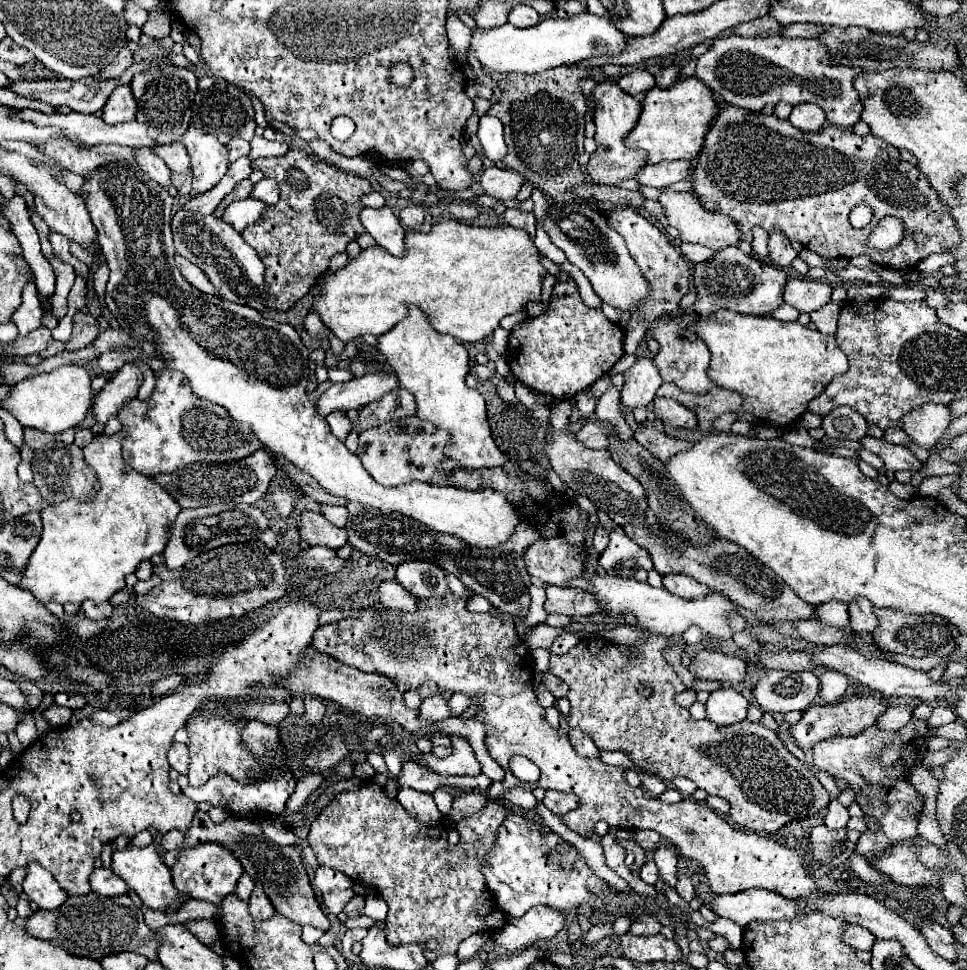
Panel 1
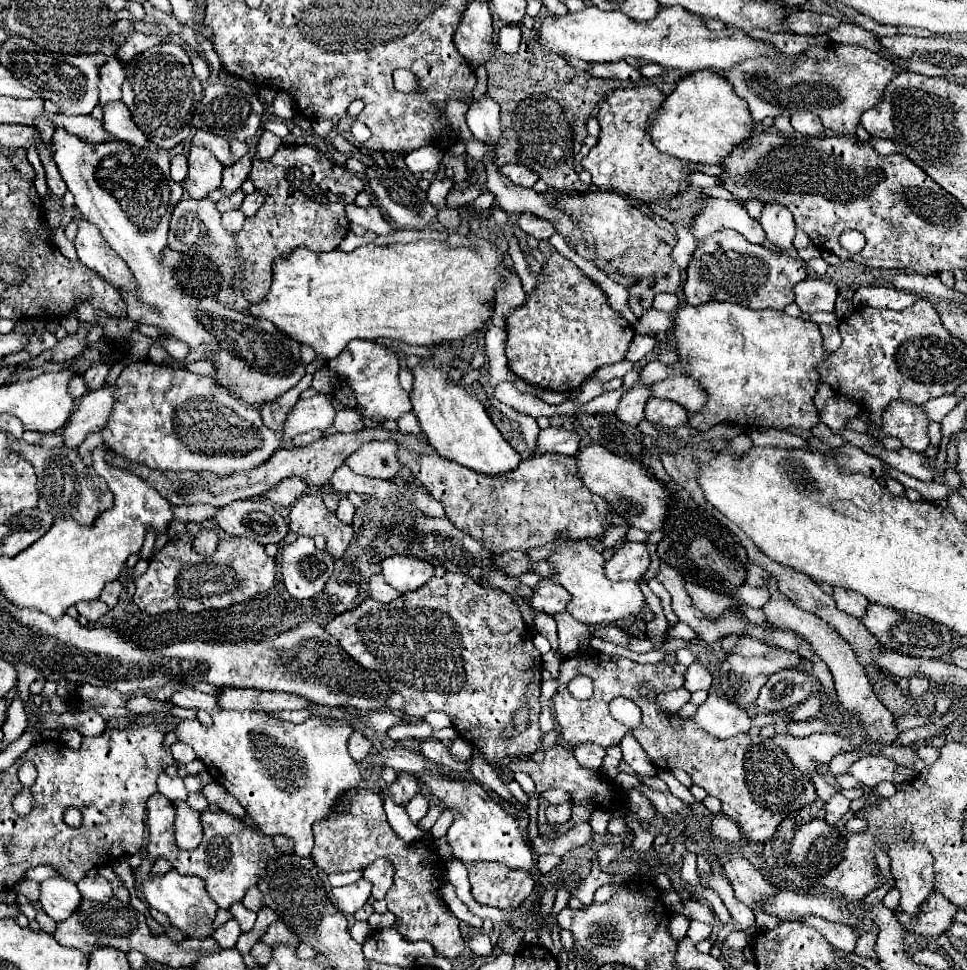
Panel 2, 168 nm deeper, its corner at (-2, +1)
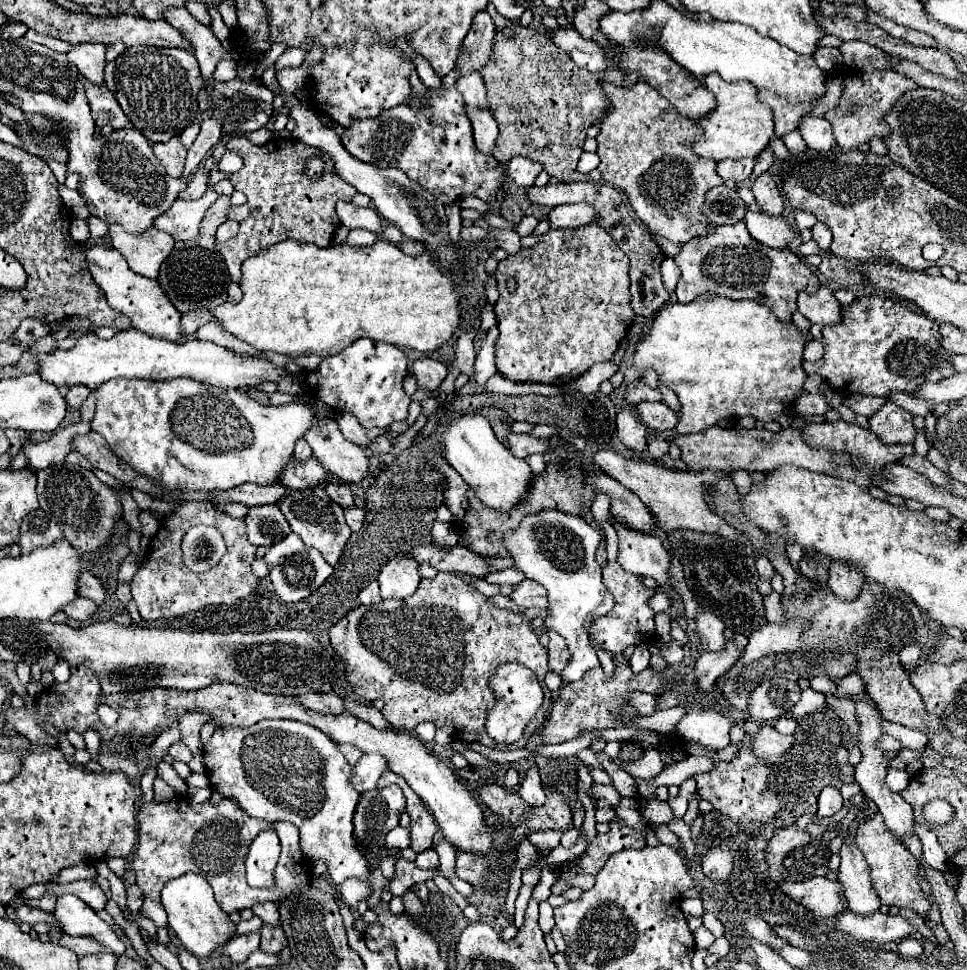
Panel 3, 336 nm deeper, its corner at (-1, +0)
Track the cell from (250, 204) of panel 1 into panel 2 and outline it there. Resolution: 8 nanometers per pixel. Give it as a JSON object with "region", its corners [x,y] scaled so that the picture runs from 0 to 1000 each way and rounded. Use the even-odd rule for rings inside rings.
{"region":[[[248,215],[234,218],[234,220],[230,220],[230,232],[234,234],[234,238],[246,240],[248,234],[250,234],[250,230],[252,230],[252,224],[254,224],[254,222],[252,222]]]}

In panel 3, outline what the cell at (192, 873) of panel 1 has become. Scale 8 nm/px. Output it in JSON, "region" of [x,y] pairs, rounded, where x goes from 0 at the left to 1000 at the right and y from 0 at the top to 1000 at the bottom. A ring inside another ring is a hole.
{"region":[[[191,819],[173,827],[154,827],[142,839],[142,874],[135,882],[135,897],[142,903],[142,913],[148,924],[166,932],[166,915],[171,909],[187,901],[208,901],[220,915],[224,932],[237,942],[243,938],[260,938],[272,930],[289,930],[299,922],[307,922],[313,911],[322,907],[322,887],[315,885],[309,872],[307,852],[286,847],[286,862],[291,866],[291,882],[284,897],[284,915],[260,915],[253,907],[253,885],[262,864],[278,854],[278,849],[257,843],[245,827],[231,823],[226,829],[208,827],[198,829]]]}

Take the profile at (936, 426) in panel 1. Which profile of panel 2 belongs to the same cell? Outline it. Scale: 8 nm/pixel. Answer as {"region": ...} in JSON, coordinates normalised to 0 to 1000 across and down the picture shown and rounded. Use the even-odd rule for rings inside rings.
{"region":[[[937,413],[920,415],[912,428],[912,442],[918,448],[929,451],[935,461],[949,467],[956,467],[958,461],[962,459],[958,446],[960,438],[962,432],[958,430],[956,422],[951,418],[937,415]]]}

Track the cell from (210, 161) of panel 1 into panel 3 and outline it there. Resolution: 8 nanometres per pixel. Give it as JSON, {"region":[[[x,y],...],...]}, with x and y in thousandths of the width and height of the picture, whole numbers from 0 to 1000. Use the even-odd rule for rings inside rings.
{"region":[[[206,173],[206,175],[198,181],[193,194],[185,200],[185,204],[189,204],[189,206],[204,206],[204,204],[208,204],[208,202],[212,200],[212,196],[214,196],[212,173]]]}

